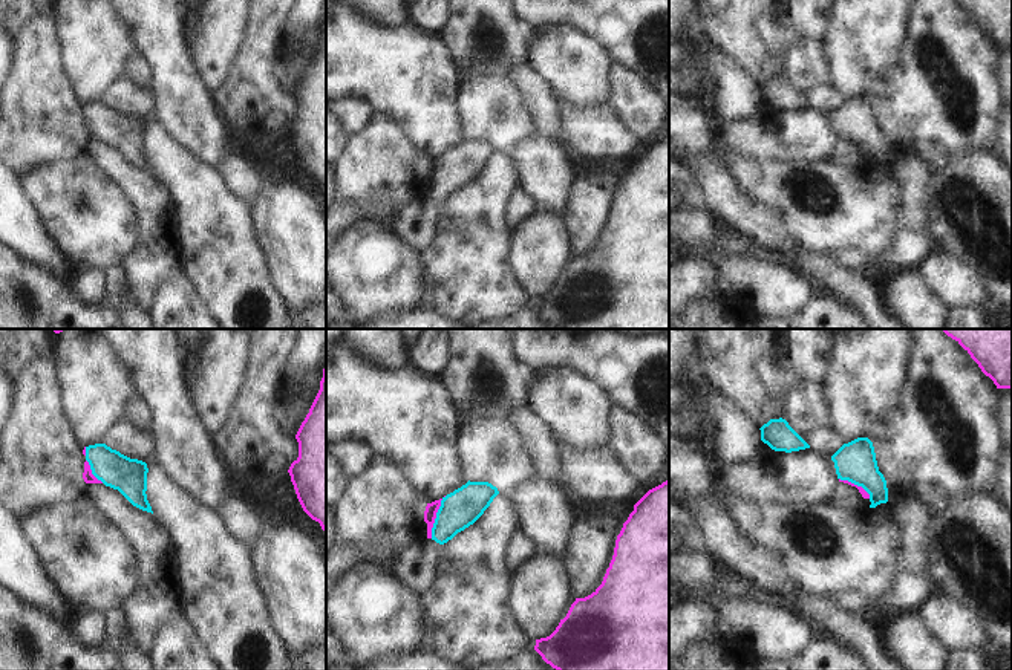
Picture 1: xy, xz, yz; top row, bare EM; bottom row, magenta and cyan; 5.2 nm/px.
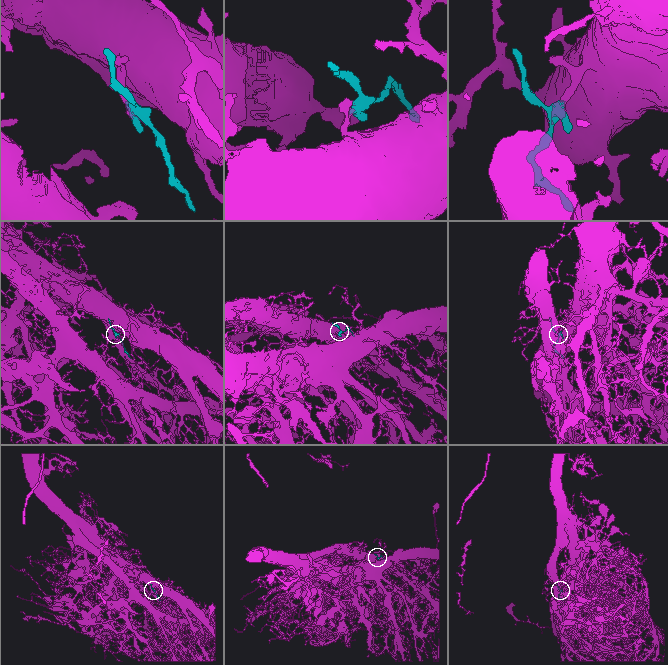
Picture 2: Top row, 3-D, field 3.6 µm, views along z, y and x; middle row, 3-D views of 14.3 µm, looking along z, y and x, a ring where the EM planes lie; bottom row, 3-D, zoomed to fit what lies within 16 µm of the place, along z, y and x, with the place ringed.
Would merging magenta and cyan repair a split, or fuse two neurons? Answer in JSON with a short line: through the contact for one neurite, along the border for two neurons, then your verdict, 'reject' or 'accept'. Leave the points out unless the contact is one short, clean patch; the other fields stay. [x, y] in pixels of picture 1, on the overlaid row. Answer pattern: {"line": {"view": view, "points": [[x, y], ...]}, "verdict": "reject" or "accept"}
{"line": {"view": "xz", "points": [[432, 508], [435, 517], [446, 517], [461, 508]]}, "verdict": "accept"}

